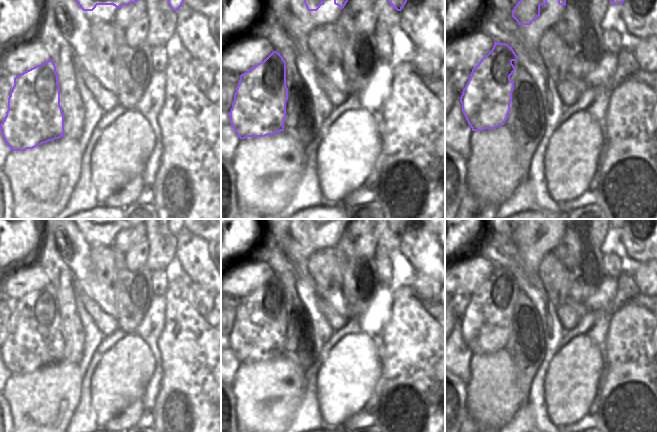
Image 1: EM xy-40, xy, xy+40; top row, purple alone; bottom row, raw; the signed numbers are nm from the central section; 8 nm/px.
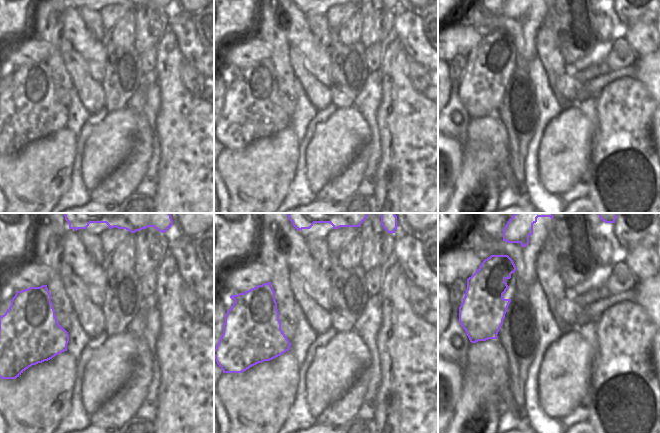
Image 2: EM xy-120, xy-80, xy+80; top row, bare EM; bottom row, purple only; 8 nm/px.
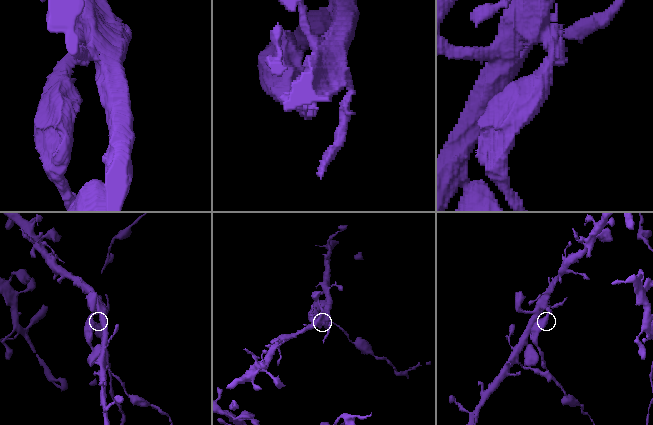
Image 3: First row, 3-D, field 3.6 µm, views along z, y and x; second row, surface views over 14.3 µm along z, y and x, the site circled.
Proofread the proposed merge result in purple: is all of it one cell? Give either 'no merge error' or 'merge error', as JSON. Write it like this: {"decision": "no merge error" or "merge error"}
{"decision": "merge error"}

